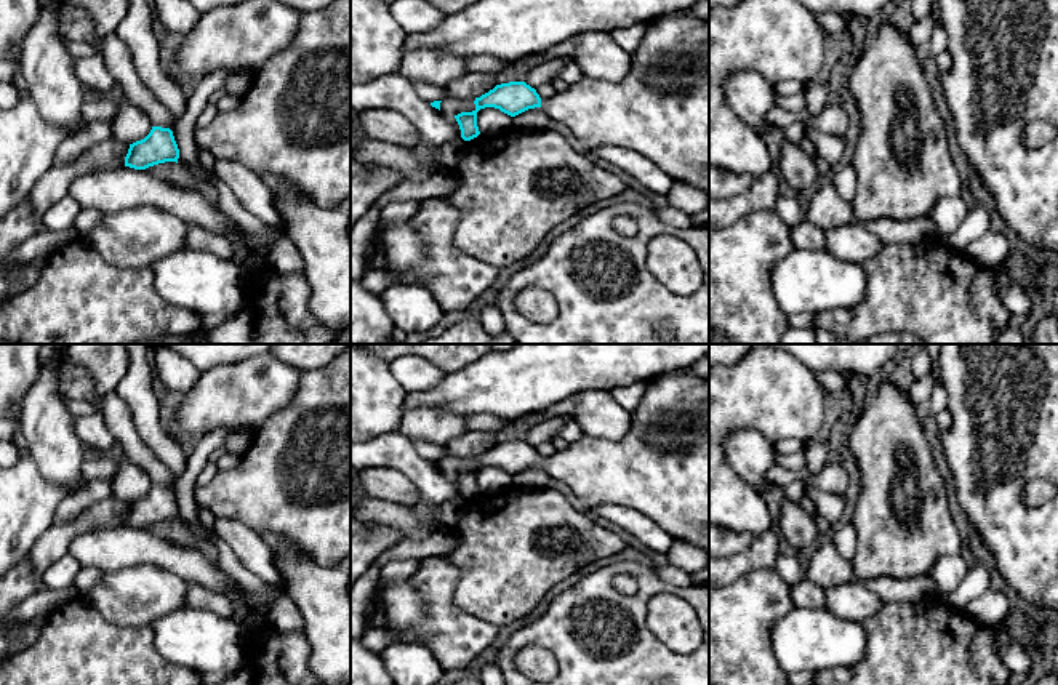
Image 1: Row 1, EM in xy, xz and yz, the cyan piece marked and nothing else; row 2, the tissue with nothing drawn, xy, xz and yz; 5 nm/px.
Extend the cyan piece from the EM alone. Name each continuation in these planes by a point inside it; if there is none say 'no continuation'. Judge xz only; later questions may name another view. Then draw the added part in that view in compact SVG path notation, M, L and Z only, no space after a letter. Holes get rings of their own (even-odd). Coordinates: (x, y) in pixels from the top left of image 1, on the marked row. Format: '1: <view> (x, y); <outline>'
1: xz (660, 109); M687 10L653 19L621 82L583 77L563 91L541 99L541 109L552 120L568 126L587 147L627 147L653 162L674 182L693 186L709 195L709 19L693 18Z

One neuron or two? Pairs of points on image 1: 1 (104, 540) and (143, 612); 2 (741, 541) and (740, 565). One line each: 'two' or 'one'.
1: two
2: two

